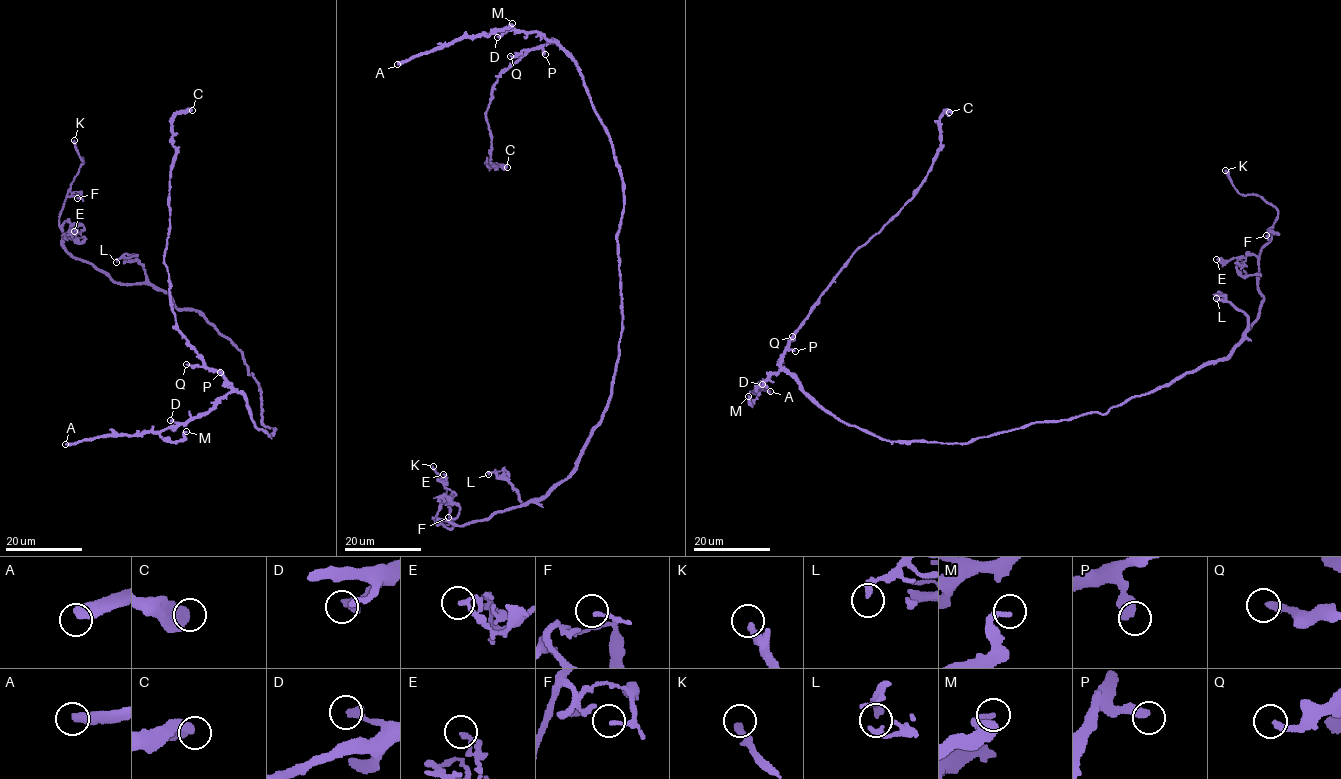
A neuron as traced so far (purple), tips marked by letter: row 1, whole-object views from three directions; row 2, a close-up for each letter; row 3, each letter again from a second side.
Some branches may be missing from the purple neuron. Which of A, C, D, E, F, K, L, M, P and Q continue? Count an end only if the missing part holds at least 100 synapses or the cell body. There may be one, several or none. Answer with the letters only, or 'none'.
A, K

